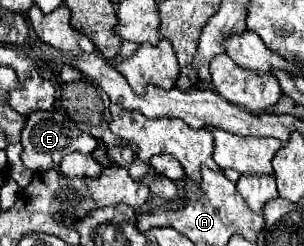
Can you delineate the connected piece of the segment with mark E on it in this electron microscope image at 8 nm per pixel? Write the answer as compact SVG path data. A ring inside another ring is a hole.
M34 111L28 115L26 125L22 129L22 163L32 169L34 173L40 171L48 171L60 165L60 161L64 159L64 155L70 155L74 151L80 153L92 153L96 149L96 139L92 135L82 133L76 123L72 123L72 119L68 119L66 115L62 115L60 111Z

